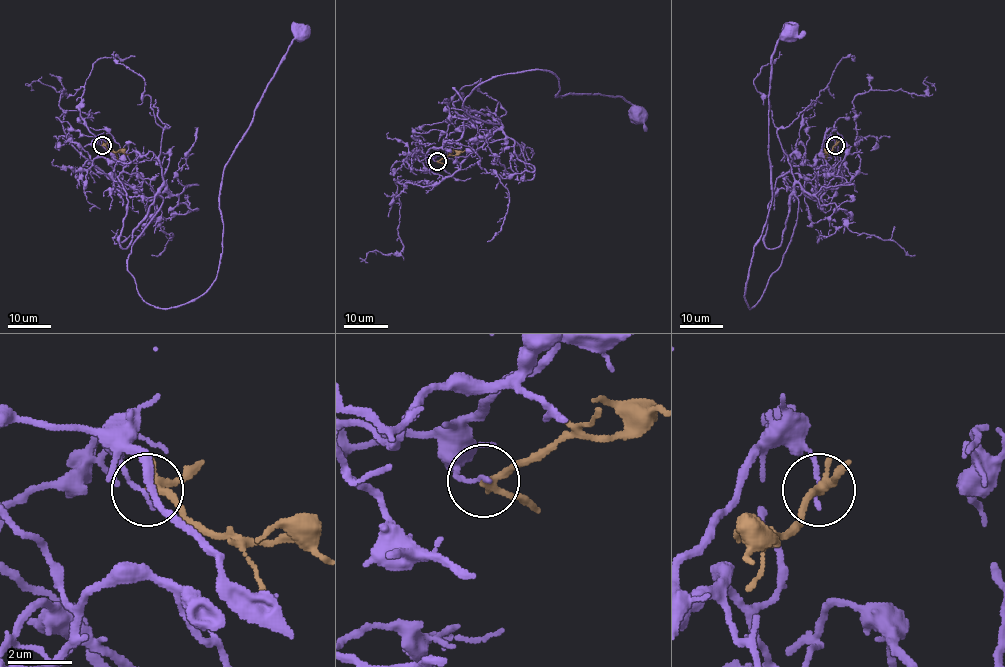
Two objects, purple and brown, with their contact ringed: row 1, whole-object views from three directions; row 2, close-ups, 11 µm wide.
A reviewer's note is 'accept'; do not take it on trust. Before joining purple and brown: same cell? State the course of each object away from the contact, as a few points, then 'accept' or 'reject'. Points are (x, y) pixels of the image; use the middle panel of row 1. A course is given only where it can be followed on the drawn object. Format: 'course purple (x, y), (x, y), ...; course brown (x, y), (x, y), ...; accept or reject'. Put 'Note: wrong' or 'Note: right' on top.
Note: wrong
course purple (437, 161), (462, 117), (498, 123), (463, 101), (505, 75), (544, 69), (557, 97), (620, 96), (635, 114); course brown (437, 161), (448, 155), (458, 155), (464, 150); reject

